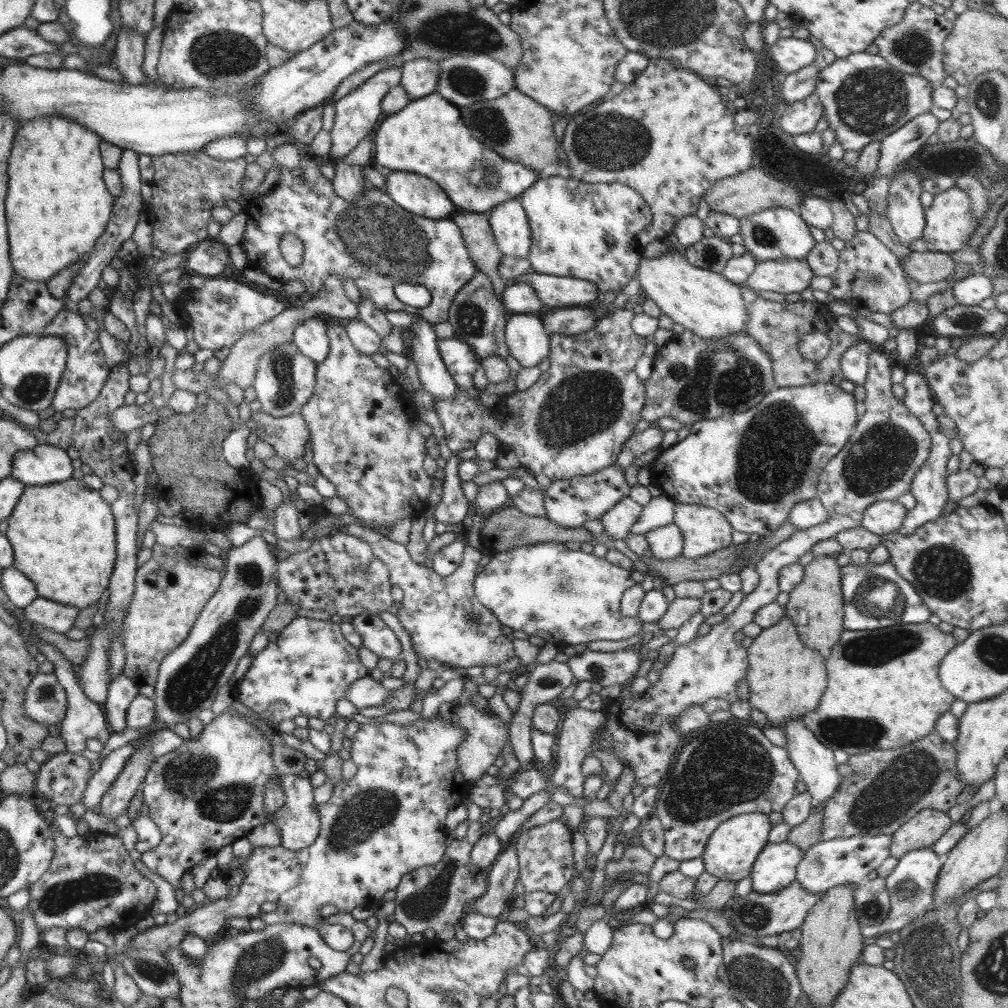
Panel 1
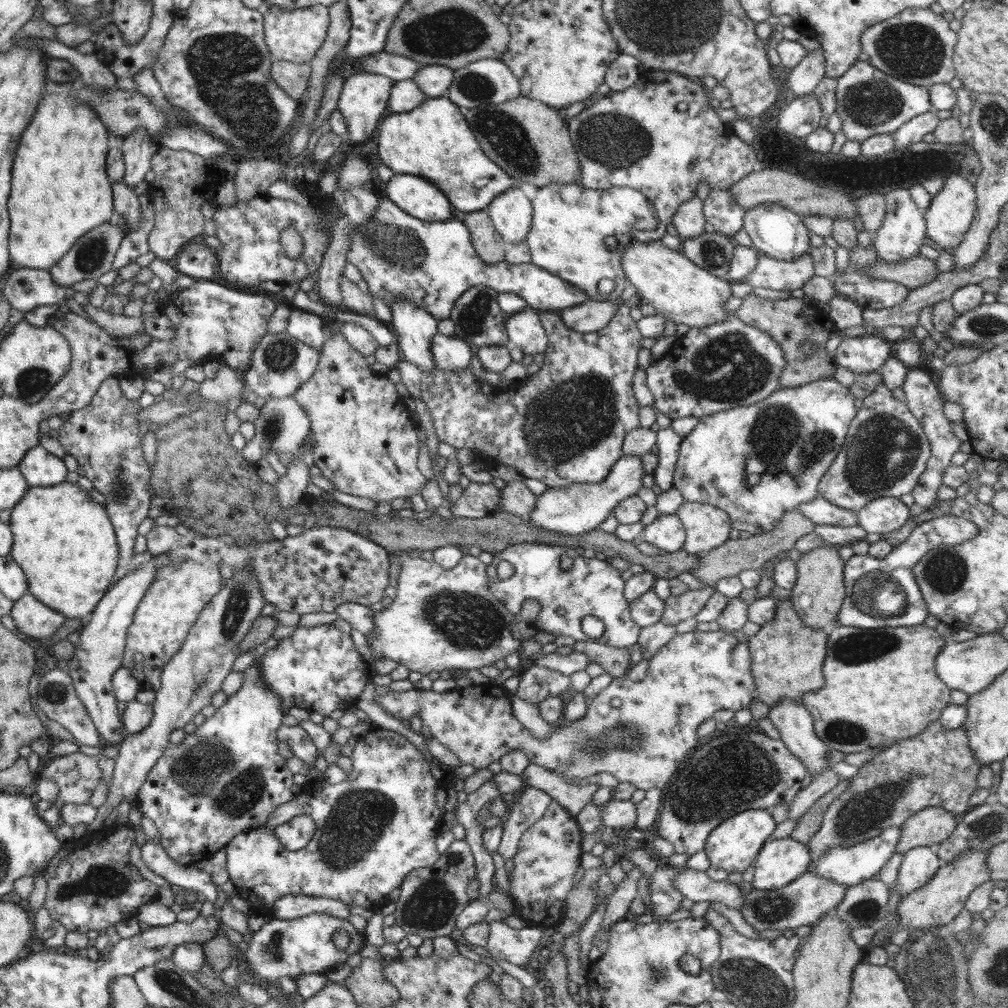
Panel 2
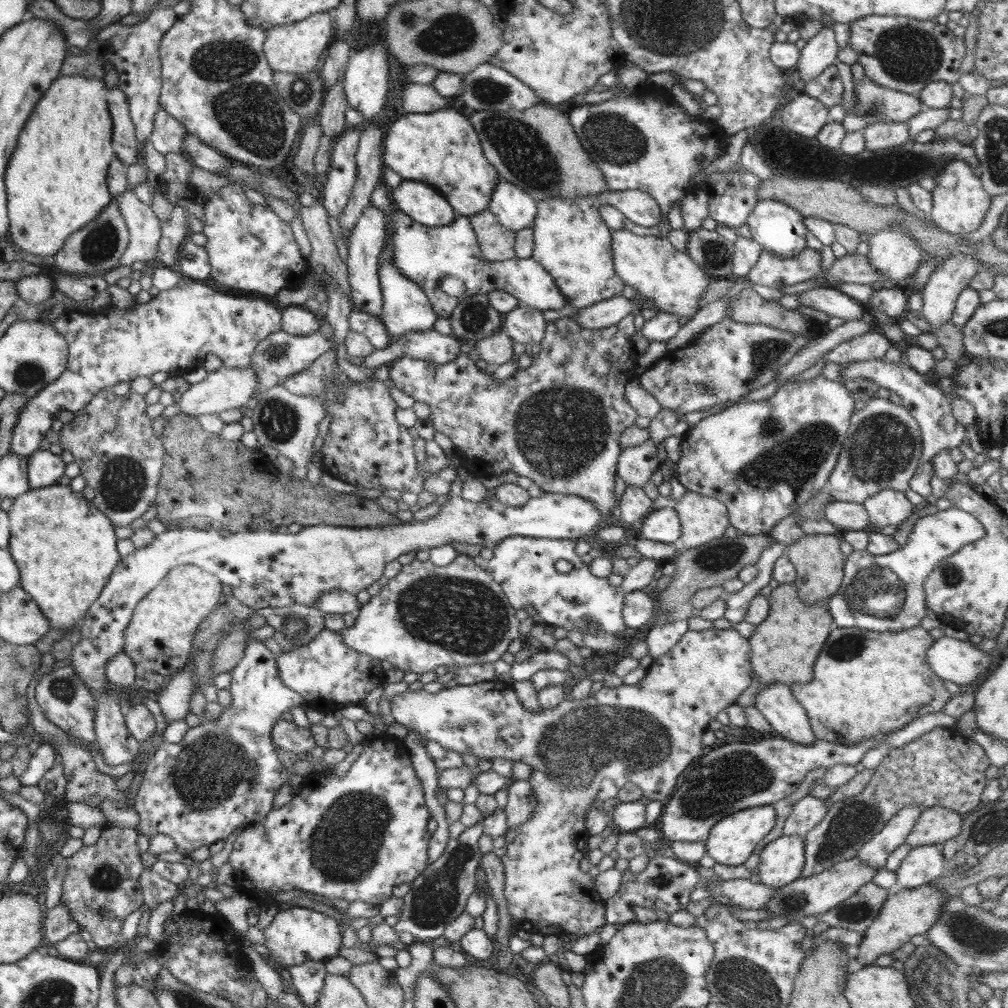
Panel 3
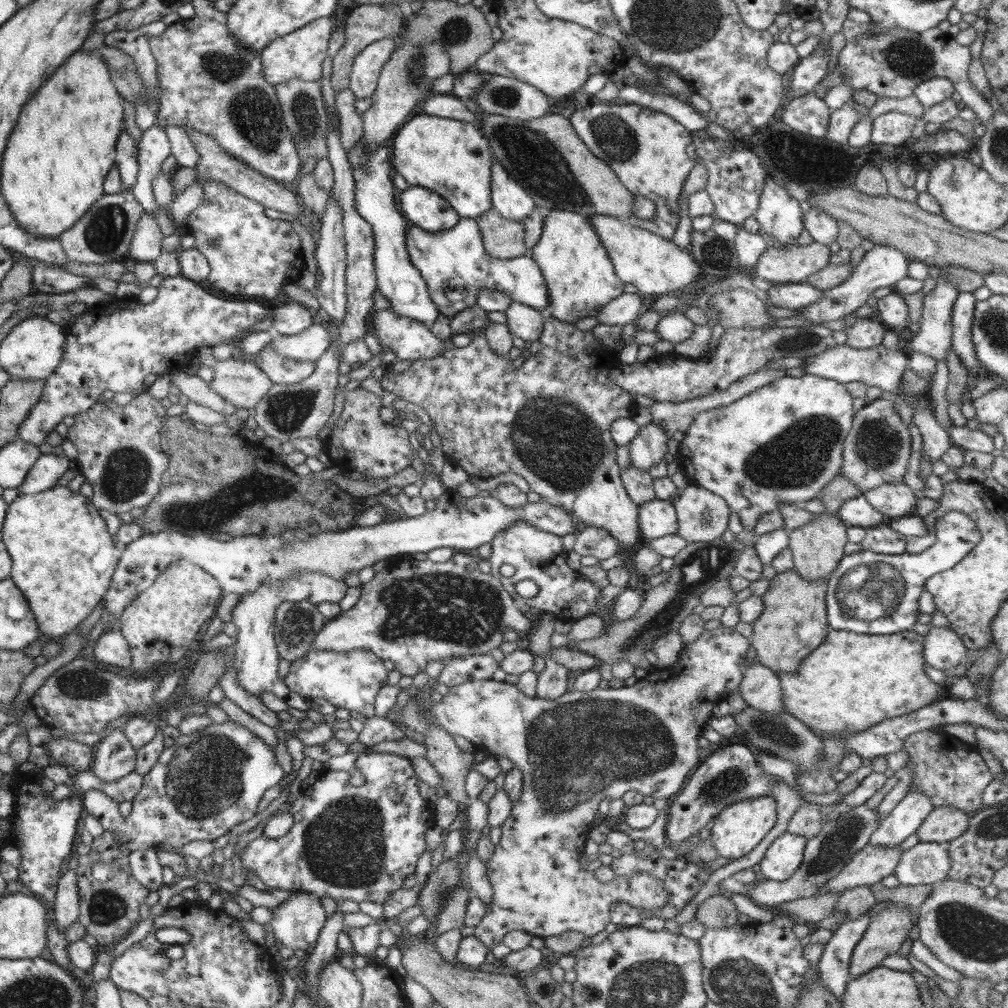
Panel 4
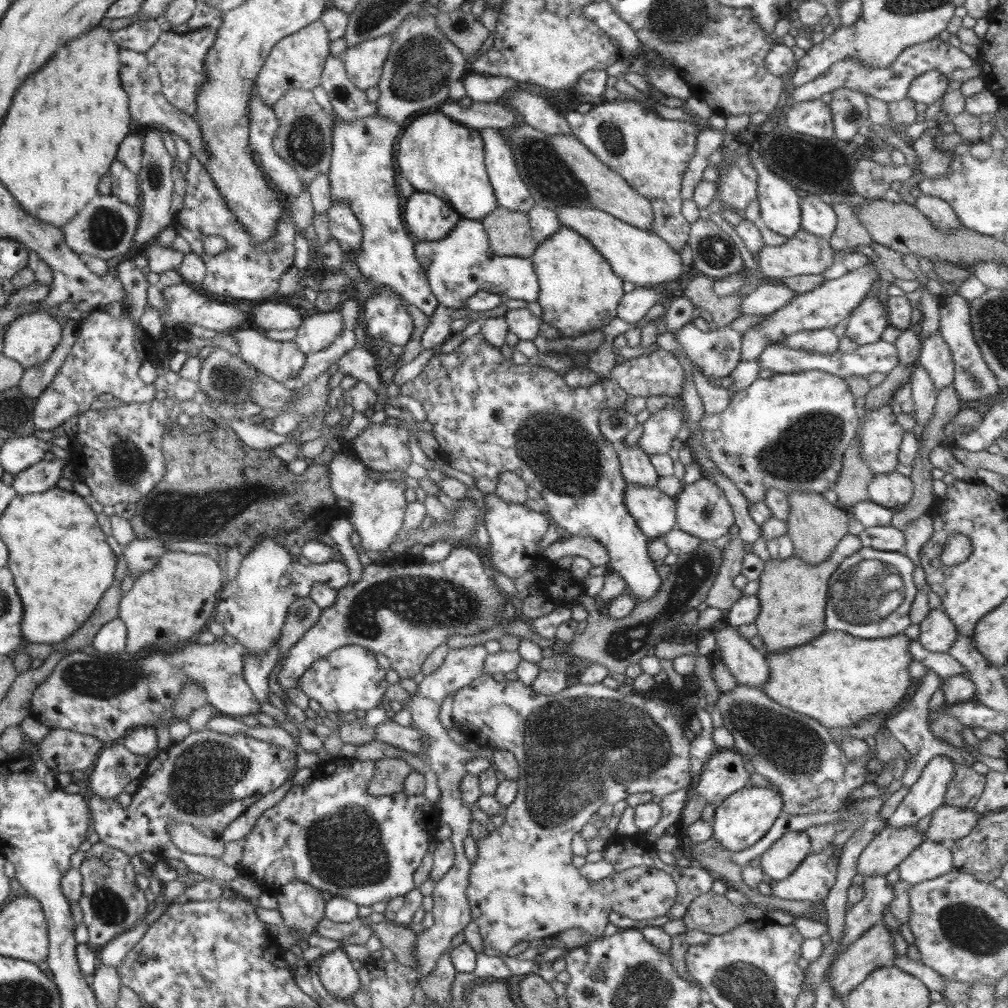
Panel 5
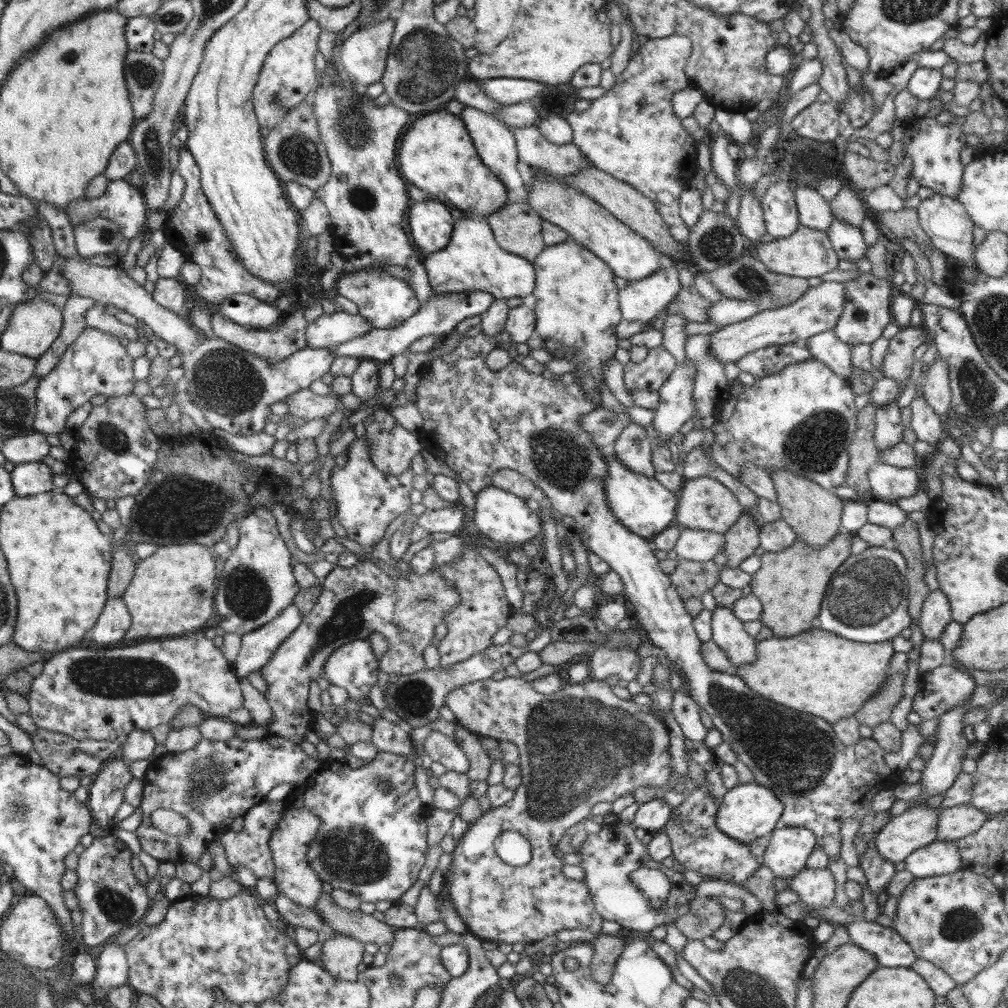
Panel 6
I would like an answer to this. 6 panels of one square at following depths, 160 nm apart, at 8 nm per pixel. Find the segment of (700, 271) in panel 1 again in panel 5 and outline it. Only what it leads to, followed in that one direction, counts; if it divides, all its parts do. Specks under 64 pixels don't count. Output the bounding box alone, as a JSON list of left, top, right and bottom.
[555,205,688,287]

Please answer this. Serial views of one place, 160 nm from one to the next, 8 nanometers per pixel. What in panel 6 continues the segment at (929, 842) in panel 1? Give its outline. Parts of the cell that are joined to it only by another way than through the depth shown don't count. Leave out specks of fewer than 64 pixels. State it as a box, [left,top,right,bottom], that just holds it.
[937,803,990,841]

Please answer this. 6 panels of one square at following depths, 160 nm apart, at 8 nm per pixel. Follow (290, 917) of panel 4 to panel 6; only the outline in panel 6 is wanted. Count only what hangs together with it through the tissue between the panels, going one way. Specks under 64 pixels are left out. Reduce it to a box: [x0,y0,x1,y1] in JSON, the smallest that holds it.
[268,808,322,908]

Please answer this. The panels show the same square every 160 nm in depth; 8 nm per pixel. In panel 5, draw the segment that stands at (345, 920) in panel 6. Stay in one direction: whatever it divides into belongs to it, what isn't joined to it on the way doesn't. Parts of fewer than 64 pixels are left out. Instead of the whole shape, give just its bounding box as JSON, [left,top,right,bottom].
[369,920,417,969]

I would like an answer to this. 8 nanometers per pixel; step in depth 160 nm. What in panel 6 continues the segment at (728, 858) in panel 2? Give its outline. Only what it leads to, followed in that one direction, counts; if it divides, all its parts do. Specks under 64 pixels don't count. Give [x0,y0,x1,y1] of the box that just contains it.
[716,782,784,845]

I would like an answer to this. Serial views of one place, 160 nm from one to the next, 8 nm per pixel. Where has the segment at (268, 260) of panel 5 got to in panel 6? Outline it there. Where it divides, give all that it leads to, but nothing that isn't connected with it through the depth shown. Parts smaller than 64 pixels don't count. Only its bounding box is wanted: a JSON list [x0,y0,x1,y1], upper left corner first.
[166,147,283,305]

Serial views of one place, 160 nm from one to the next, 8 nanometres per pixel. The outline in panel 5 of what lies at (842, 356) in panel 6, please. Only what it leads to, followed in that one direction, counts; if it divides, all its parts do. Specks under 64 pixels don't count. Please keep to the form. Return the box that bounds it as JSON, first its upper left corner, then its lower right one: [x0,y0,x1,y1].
[772,329,838,354]

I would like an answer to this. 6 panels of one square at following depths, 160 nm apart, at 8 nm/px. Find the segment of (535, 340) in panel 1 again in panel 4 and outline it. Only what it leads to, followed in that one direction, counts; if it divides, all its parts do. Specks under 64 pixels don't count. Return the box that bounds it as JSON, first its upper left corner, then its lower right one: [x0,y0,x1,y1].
[505,301,545,343]

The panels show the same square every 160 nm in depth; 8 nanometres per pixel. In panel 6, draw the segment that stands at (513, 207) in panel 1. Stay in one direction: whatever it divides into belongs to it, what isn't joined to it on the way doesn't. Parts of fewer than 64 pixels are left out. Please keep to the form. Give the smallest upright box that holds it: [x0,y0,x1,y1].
[459,106,529,204]

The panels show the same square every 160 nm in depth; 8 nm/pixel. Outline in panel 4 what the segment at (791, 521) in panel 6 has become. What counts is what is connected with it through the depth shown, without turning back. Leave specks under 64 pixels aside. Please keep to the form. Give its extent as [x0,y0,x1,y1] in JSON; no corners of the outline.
[788,514,848,582]

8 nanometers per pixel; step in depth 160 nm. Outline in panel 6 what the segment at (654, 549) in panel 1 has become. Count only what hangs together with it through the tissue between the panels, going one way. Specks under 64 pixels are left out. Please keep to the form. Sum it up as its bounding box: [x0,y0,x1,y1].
[604,455,678,539]

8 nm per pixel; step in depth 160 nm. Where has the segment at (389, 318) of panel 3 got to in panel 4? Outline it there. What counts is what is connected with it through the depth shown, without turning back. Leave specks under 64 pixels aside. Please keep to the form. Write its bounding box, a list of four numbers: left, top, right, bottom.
[347,140,441,326]

